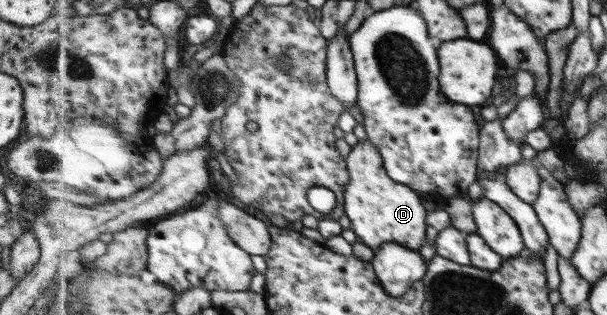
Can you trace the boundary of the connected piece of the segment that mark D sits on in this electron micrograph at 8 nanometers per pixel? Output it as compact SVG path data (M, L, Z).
M369 139L357 142L347 160L350 181L345 189L345 213L352 219L352 229L350 230L356 231L360 241L364 241L364 244L374 251L378 251L384 243L398 243L402 247L419 251L420 247L427 241L427 212L418 192L406 184L398 183L389 174L381 151Z

